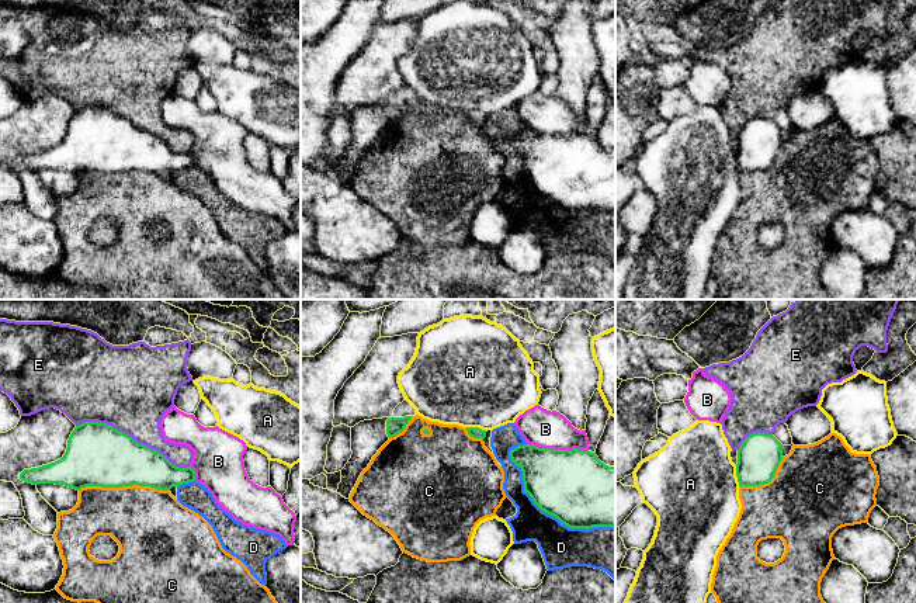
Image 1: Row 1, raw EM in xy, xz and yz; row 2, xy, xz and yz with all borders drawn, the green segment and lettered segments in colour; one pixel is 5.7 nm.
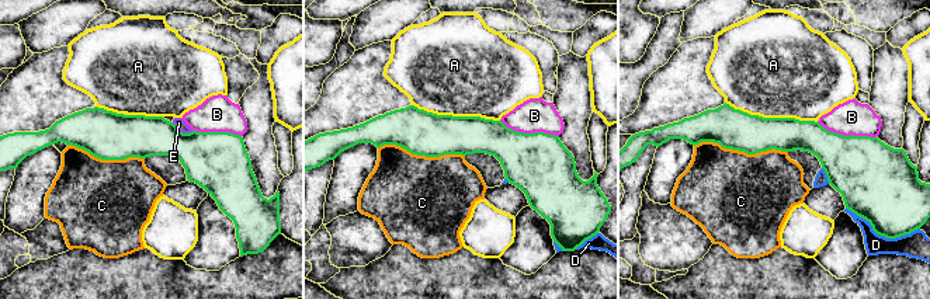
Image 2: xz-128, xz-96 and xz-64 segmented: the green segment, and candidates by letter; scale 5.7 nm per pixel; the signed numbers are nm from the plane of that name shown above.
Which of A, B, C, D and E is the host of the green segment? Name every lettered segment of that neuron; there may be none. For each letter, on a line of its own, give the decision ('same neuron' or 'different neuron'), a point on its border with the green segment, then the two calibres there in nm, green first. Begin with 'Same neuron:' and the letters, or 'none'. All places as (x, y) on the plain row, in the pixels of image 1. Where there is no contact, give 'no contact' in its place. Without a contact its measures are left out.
Same neuron: A
A: same neuron; meets green in yz at (736, 160); 240 nm thick on the green side, 500 nm on the other
B: different neuron; meets green in xz at (558, 135); 420 nm thick on the green side, 220 nm on the other
C: different neuron; meets green in xy at (124, 170); 360 nm thick on the green side, 400 nm on the other
D: different neuron; meets green in xz at (550, 198); 420 nm thick on the green side, 240 nm on the other
E: different neuron; meets green in xy at (131, 122); 360 nm thick on the green side, 440 nm on the other

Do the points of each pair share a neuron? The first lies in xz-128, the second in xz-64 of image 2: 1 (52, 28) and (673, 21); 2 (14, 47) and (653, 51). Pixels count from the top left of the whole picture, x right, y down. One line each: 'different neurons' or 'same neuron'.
1: different neurons
2: different neurons

